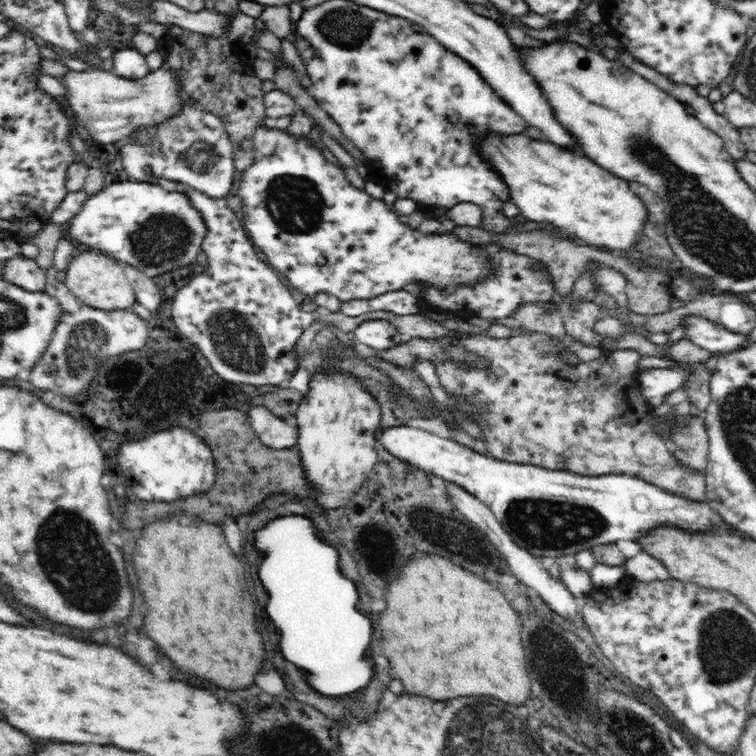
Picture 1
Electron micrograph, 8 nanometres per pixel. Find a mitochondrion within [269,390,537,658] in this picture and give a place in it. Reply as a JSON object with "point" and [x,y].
{"point":[460,539]}

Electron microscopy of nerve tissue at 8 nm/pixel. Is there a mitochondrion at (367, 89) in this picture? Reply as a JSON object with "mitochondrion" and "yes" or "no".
{"mitochondrion":"no"}

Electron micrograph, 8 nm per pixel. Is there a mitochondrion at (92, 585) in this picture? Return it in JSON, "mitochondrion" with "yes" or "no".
{"mitochondrion":"yes"}

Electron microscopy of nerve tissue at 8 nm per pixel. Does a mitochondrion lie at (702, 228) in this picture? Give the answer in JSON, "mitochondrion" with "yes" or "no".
{"mitochondrion":"yes"}

